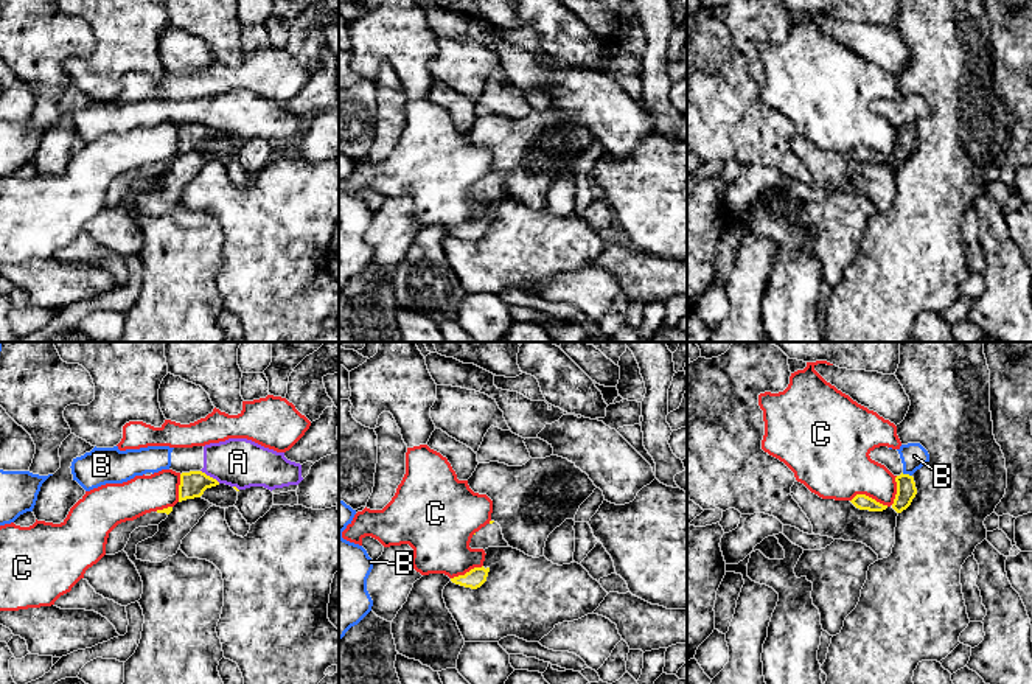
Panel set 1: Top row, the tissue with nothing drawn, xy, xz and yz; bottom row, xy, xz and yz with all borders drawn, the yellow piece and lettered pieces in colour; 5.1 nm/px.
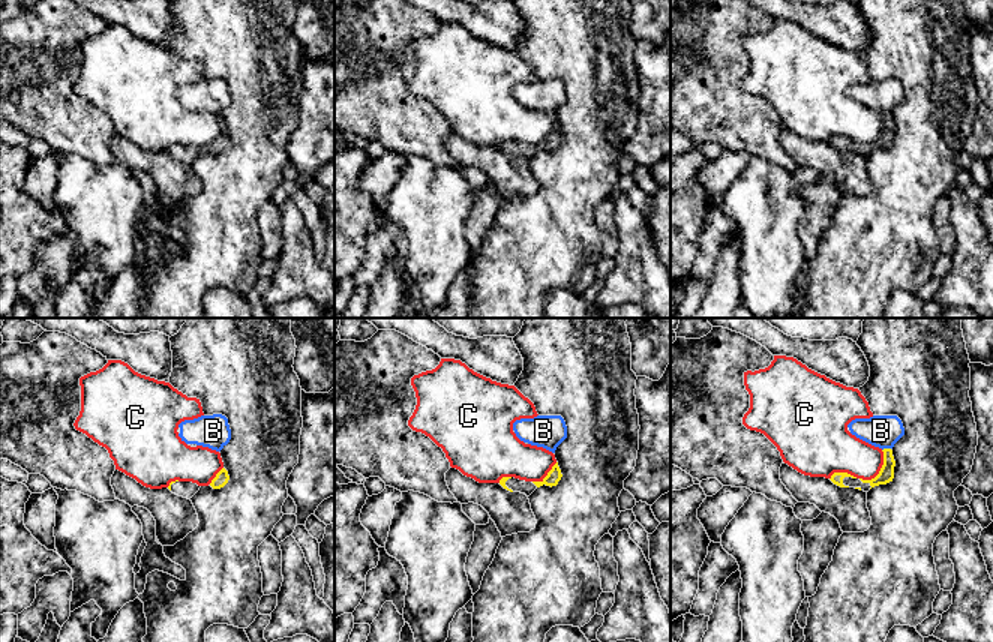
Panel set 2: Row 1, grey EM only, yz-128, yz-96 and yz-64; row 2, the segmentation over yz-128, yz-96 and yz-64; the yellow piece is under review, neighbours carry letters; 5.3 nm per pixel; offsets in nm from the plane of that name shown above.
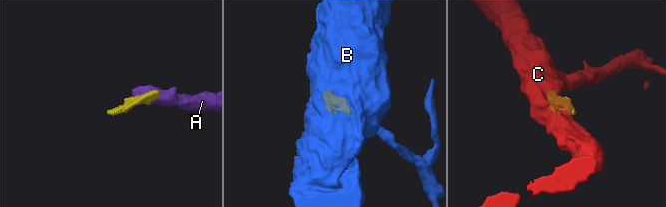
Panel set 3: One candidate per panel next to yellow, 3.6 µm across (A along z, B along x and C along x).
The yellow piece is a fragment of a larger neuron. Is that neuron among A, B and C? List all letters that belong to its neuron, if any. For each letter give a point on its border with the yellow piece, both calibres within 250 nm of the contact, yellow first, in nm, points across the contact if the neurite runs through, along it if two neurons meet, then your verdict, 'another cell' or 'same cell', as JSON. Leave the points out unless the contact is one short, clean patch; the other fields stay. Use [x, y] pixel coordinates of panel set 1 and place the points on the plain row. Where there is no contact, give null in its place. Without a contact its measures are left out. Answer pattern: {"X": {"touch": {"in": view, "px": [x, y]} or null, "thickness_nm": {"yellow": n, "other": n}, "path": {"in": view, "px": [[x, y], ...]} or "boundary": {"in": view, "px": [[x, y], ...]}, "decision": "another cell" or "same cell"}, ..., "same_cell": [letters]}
{"A": {"touch": {"in": "xy", "px": [209, 128]}, "thickness_nm": {"yellow": 140, "other": 260}, "boundary": {"in": "xy", "px": [[201, 122], [219, 134]]}, "decision": "another cell"}, "B": {"touch": {"in": "yz", "px": [906, 126]}, "thickness_nm": {"yellow": 100, "other": 140}, "boundary": {"in": "yz", "px": [[902, 125], [911, 128]]}, "decision": "another cell"}, "C": {"touch": {"in": "yz", "px": [868, 148]}, "thickness_nm": {"yellow": 80, "other": 380}, "decision": "another cell"}, "same_cell": []}

